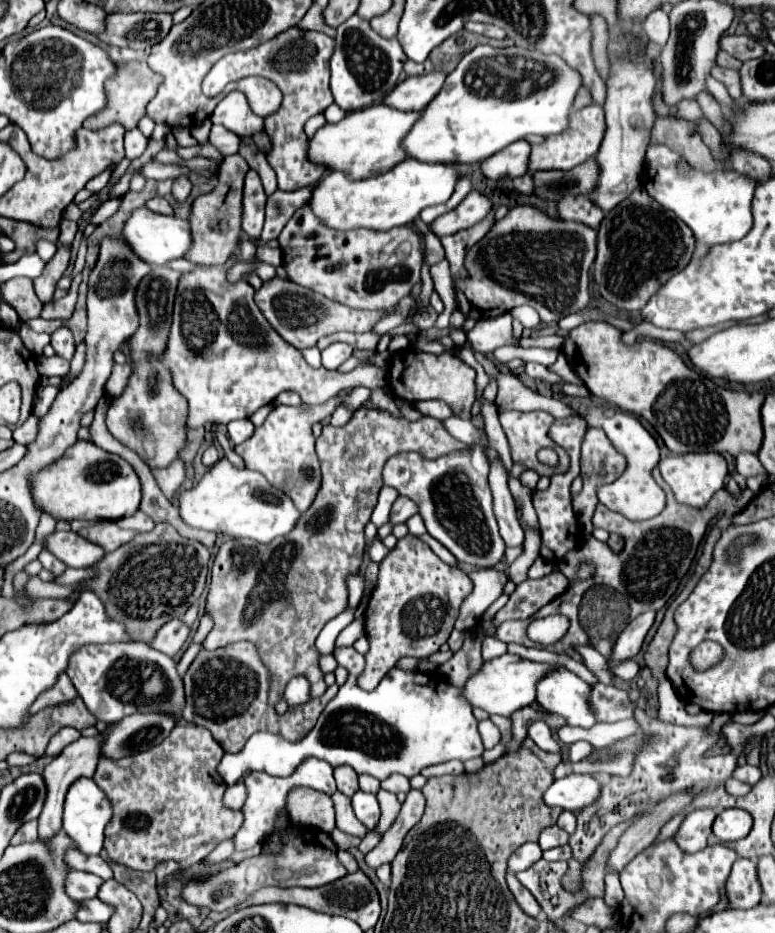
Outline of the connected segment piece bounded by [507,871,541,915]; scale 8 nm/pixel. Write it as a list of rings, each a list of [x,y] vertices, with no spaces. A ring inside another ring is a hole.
[[[509,871],[507,873],[507,885],[509,885],[509,889],[511,889],[511,893],[513,893],[513,897],[517,899],[517,903],[519,903],[519,907],[527,913],[527,915],[539,915],[539,903],[535,901],[535,897],[517,881],[517,877]]]

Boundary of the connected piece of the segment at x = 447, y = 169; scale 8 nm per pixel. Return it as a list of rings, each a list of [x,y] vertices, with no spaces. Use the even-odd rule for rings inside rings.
[[[403,159],[387,173],[369,179],[351,181],[339,171],[321,177],[321,181],[315,185],[311,193],[309,207],[315,213],[315,217],[319,217],[319,221],[323,221],[323,225],[331,229],[387,231],[411,223],[425,207],[445,203],[451,197],[455,183],[457,183],[455,165]]]

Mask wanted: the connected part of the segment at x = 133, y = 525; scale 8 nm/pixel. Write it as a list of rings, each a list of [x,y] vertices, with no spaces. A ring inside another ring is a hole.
[[[137,511],[135,515],[117,521],[117,525],[123,527],[123,529],[131,529],[131,531],[151,531],[151,527],[153,527],[155,523],[153,523],[145,513]]]

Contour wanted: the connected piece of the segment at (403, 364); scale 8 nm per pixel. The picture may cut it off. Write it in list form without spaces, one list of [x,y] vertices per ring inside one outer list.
[[[453,349],[443,351],[439,355],[417,351],[417,355],[409,353],[409,361],[405,355],[397,355],[391,363],[391,389],[395,397],[405,401],[423,401],[423,399],[439,399],[445,401],[455,417],[469,419],[471,407],[475,403],[475,369],[463,363]]]

